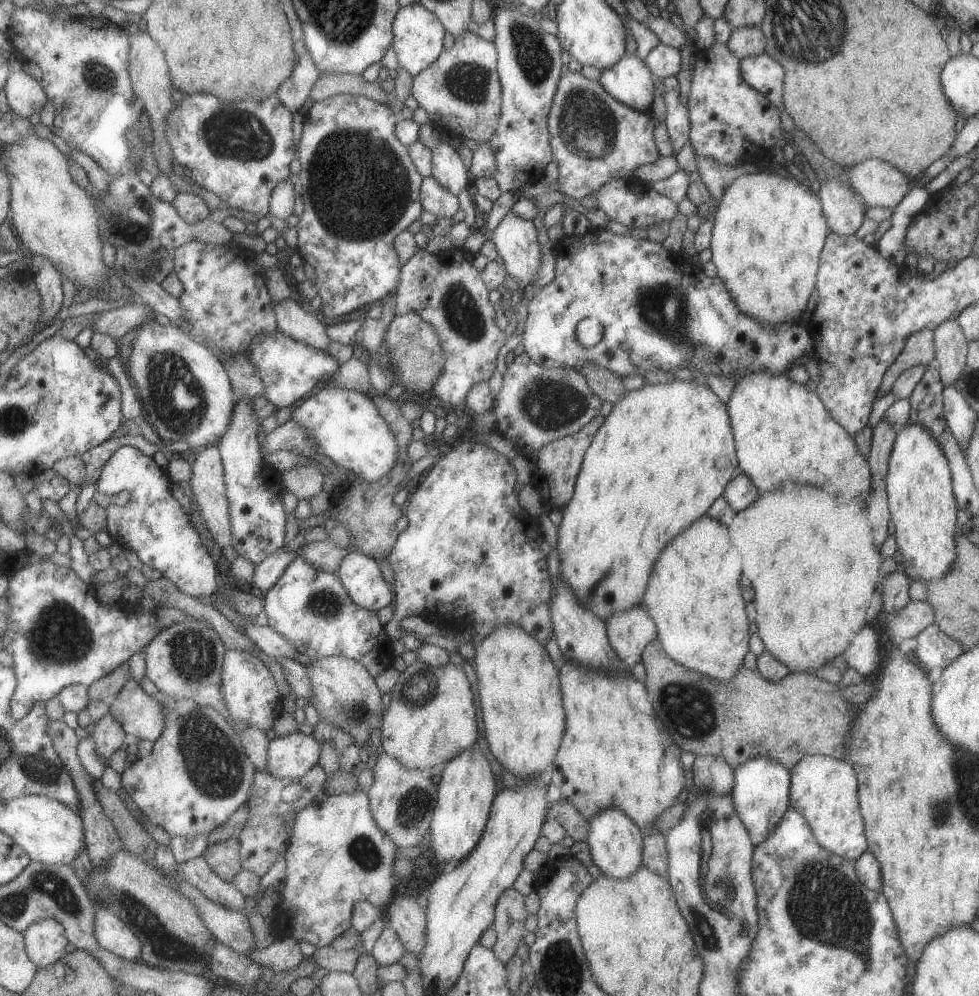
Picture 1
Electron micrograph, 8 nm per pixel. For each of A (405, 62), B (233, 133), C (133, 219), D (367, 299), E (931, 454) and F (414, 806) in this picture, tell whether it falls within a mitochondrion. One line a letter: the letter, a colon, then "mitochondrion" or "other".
A: other
B: mitochondrion
C: mitochondrion
D: other
E: other
F: mitochondrion

